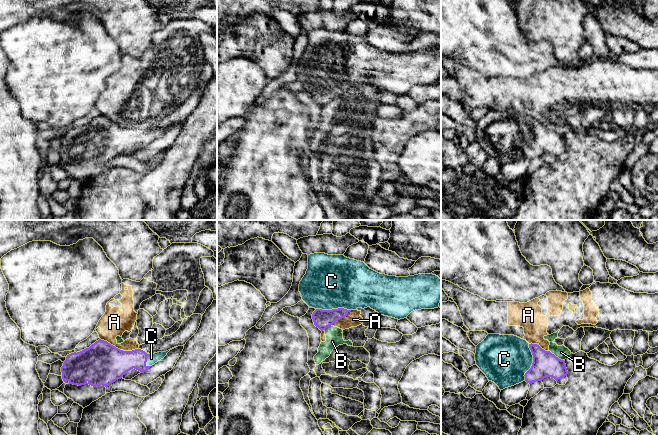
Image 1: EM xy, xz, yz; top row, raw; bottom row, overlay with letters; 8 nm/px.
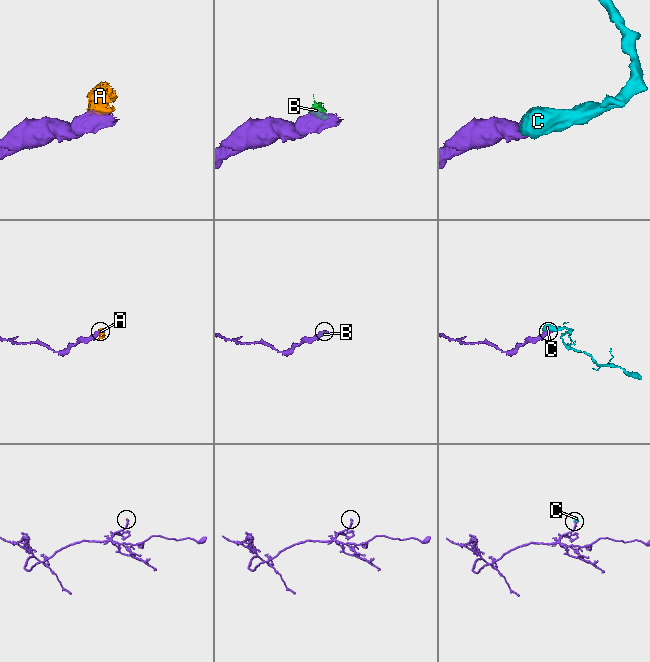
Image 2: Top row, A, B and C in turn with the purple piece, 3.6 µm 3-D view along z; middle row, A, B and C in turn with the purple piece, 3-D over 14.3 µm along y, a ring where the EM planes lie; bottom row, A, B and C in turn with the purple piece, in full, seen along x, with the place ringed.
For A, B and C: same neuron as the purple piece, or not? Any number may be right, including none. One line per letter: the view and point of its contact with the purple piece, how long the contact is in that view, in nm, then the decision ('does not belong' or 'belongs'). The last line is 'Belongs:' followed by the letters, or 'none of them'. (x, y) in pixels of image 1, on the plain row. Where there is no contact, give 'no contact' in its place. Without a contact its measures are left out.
A: xy (119, 125) | 320 nm | does not belong
B: yz (555, 132) | 150 nm | does not belong
C: yz (533, 138) | 300 nm | belongs
Belongs: C

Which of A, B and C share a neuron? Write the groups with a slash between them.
A B / C

